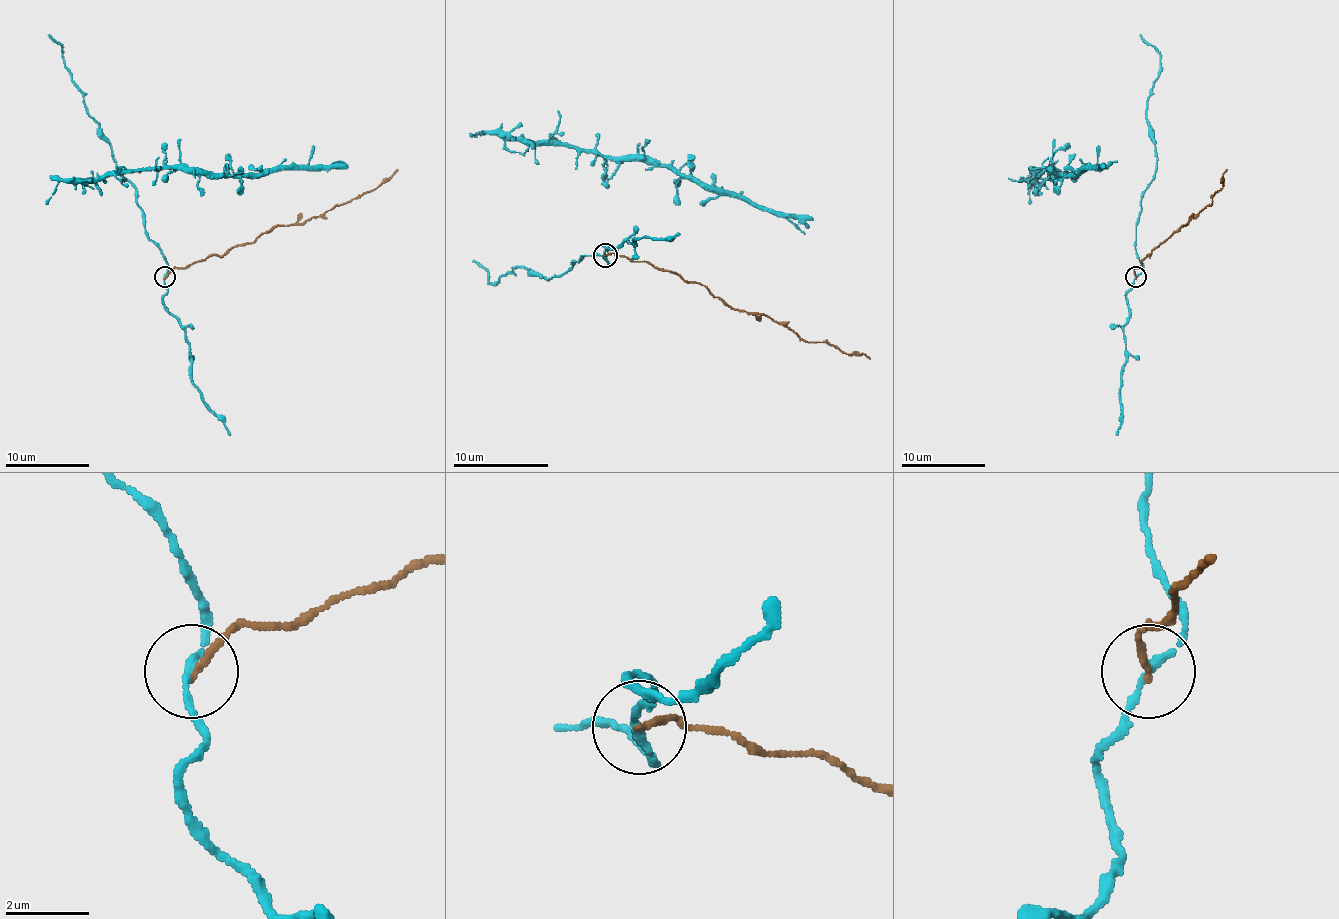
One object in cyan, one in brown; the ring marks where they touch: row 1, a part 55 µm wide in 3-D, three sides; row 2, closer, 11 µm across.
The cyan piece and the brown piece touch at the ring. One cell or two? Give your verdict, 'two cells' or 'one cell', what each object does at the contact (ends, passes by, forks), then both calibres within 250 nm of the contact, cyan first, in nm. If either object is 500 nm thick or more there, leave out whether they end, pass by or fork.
two cells; cyan passes by; brown ends; calibres 160 and 180 nm

